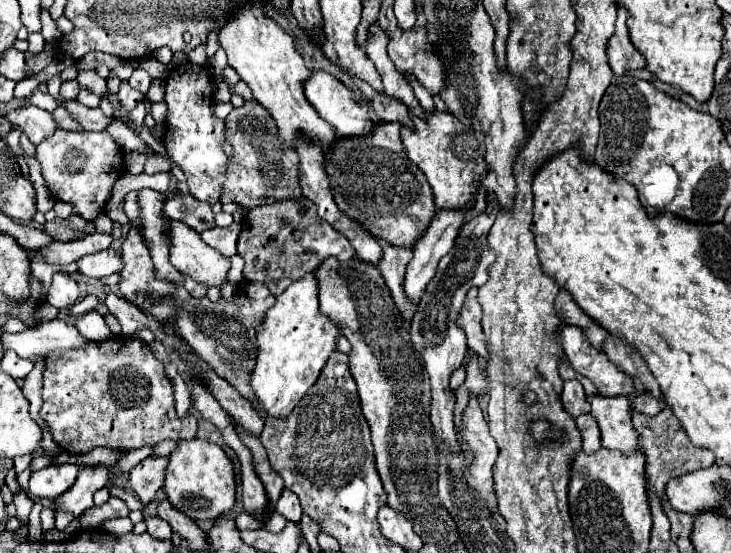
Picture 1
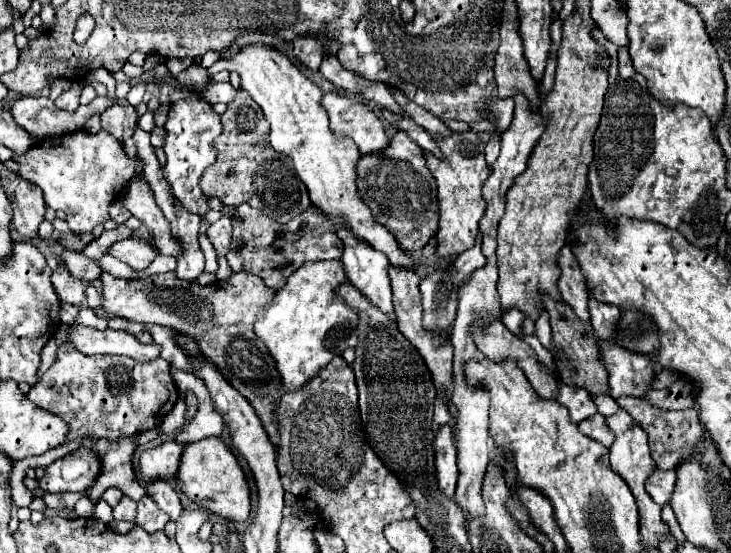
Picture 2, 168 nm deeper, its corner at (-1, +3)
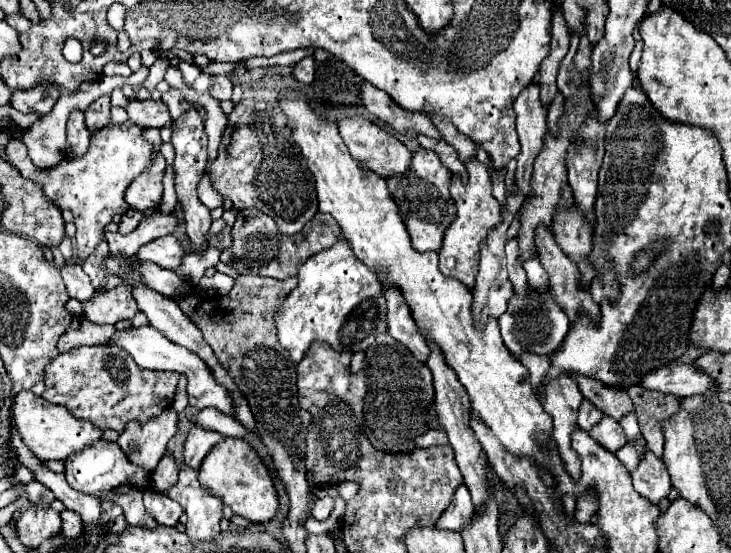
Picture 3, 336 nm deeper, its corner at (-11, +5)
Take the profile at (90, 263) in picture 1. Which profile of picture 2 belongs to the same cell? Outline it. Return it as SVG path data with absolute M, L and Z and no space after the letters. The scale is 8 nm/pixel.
M126 238L126 240L110 246L110 250L106 254L126 262L132 270L146 270L158 252L144 238Z

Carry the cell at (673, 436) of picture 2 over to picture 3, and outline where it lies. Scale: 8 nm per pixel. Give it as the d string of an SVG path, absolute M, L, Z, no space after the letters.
M640 386L628 388L628 394L636 406L636 418L648 450L654 452L658 458L662 458L662 446L664 446L662 420L666 420L678 410L676 406L678 398L672 394L652 392Z

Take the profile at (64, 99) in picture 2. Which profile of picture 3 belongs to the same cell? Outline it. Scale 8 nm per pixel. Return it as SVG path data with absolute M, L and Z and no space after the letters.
M74 110L68 118L68 152L72 156L84 156L84 152L88 152L88 144L90 144L90 134L84 126L84 112Z

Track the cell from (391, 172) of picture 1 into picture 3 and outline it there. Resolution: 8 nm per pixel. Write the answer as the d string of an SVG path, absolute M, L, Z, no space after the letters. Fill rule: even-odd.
M418 148L418 152L412 158L412 168L406 174L388 178L388 190L396 198L402 220L412 238L412 246L418 252L428 252L428 250L438 252L442 246L446 228L456 218L456 206L454 206L454 200L448 190L450 178L452 178L452 172L448 172L440 164L436 152L426 150L426 148ZM396 186L400 188L400 196L396 196Z

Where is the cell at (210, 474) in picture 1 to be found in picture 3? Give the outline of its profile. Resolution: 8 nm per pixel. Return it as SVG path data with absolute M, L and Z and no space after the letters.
M226 438L224 442L216 444L216 448L212 448L210 454L204 458L198 478L202 488L218 496L234 510L234 514L240 514L250 522L270 522L278 512L278 492L270 470L246 440Z

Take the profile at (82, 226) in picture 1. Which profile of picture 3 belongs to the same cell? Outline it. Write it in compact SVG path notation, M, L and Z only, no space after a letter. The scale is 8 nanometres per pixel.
M102 242L98 248L96 248L96 254L92 254L92 256L88 256L86 260L84 260L84 272L90 276L90 280L92 280L92 286L94 286L94 290L98 290L100 286L102 286L102 282L104 282L104 278L106 278L106 268L104 268L104 256L108 254L108 244L106 242Z

